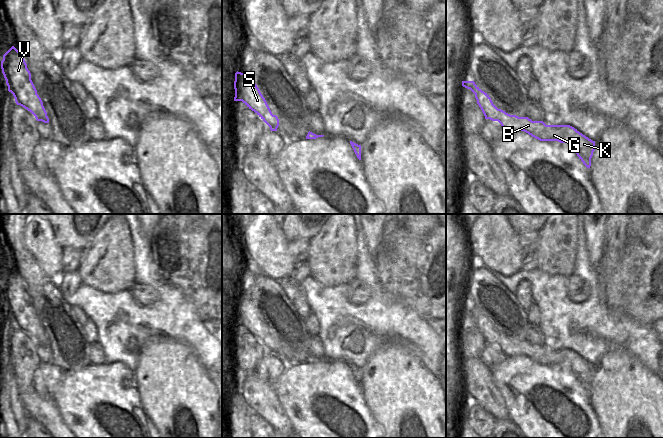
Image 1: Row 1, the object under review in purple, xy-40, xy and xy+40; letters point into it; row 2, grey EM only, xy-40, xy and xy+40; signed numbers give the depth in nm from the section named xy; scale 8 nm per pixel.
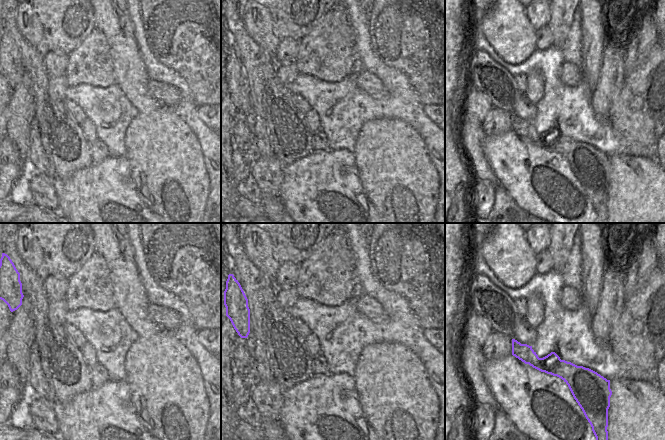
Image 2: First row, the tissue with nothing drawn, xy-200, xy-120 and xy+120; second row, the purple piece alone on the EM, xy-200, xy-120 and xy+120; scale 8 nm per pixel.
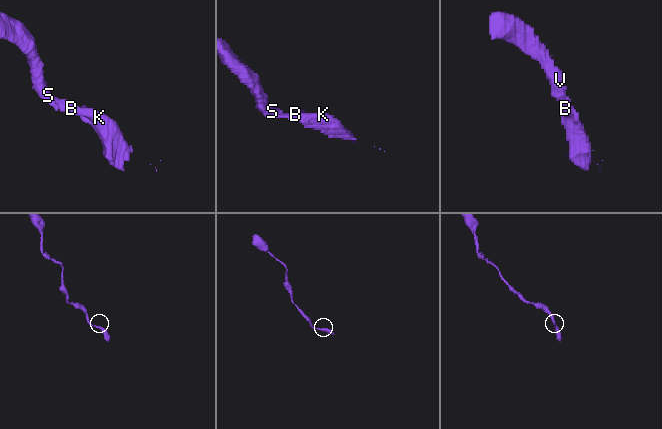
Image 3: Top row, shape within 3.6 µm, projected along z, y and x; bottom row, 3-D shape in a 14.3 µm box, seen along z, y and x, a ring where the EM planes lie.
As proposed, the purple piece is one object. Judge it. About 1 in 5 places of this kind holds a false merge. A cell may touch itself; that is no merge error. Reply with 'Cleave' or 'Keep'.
Keep

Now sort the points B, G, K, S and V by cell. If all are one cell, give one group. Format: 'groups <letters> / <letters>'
groups B G K S V

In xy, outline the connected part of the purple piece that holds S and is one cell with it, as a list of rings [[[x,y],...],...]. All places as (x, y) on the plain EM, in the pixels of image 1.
[[[235,297],[234,313],[234,325],[242,325],[270,351],[271,355],[277,355],[279,343],[272,338],[265,322],[248,297]]]

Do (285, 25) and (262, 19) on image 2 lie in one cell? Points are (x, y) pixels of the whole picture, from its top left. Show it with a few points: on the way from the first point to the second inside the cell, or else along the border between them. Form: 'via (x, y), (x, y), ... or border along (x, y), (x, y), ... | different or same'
border along (267, 10), (271, 17), (271, 30), (279, 40) | different

